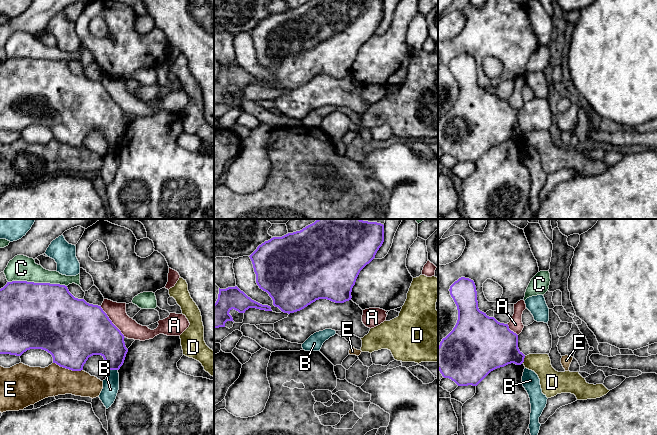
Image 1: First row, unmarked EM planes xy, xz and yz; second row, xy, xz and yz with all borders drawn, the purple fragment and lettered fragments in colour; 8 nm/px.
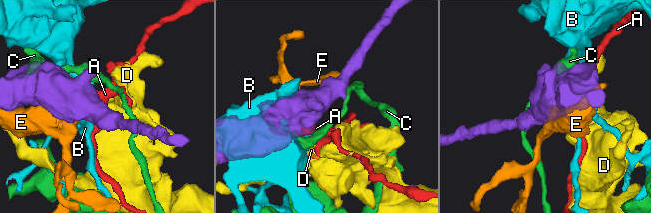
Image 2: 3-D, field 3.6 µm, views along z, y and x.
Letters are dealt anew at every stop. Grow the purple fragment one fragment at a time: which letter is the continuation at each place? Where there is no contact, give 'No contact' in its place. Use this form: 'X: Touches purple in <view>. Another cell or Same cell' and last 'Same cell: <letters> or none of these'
A: Touches purple in xy. Another cell
B: Touches purple in xy. Another cell
C: Touches purple in xy. Another cell
D: Touches purple in yz. Another cell
E: Touches purple in xy. Another cell
Same cell: none of these

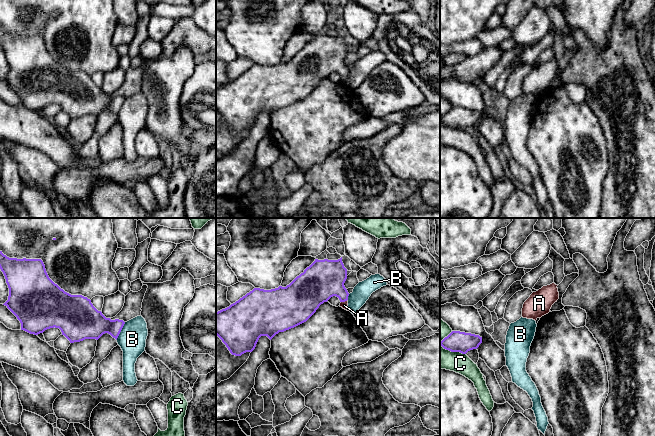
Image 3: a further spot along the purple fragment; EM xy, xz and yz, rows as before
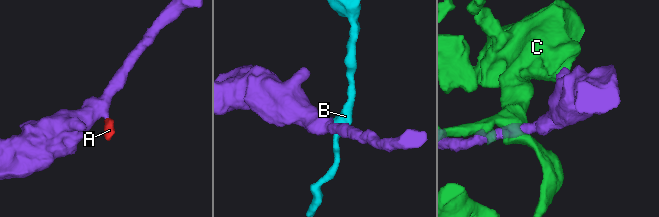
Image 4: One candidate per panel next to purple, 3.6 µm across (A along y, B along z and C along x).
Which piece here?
A: Touches purple in xz. Same cell
B: Touches purple in xy. Another cell
C: Touches purple in yz. Another cell
Same cell: A

